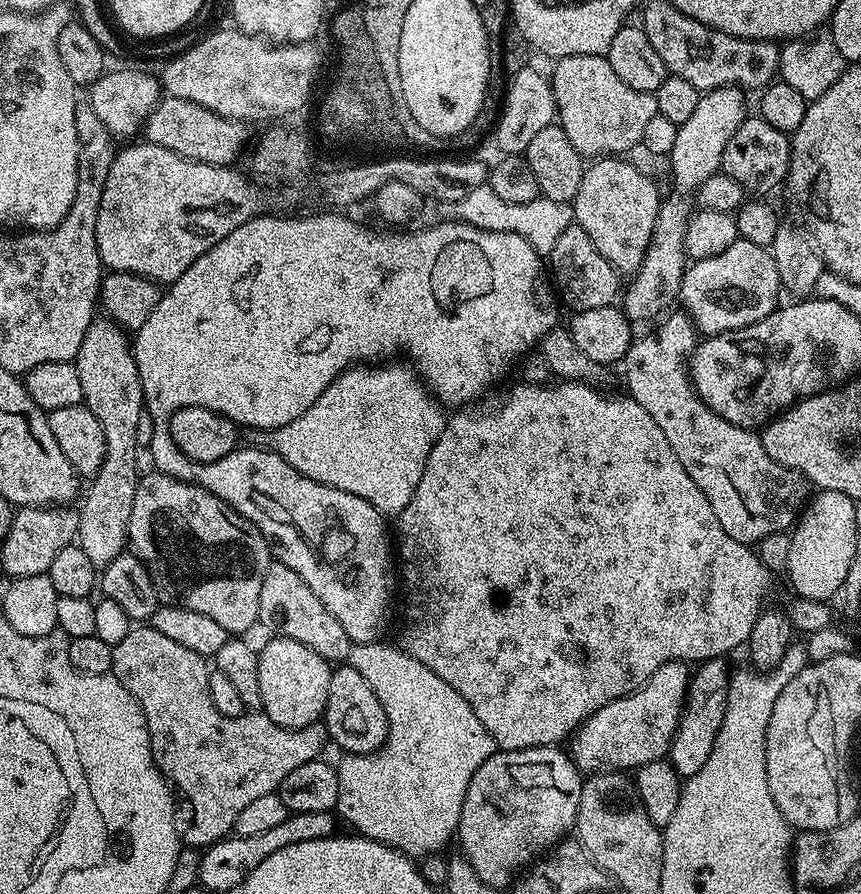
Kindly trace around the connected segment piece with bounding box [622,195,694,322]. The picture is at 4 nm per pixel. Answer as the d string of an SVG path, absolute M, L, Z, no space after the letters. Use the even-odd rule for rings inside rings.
M665 195L660 202L658 222L654 226L652 245L648 247L646 258L639 271L634 274L632 285L625 287L622 307L628 319L633 322L652 320L656 315L667 313L677 303L682 286L684 270L690 261L684 249L686 242L686 228L694 215L694 200L688 196ZM668 308L668 309L667 309ZM660 312L660 313L659 313Z

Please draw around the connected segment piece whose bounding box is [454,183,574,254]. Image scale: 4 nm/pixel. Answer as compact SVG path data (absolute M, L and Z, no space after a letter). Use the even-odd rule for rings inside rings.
M489 183L470 190L462 200L454 204L454 210L456 210L455 217L465 224L478 226L480 229L494 230L495 232L513 232L522 238L526 238L526 242L530 242L530 246L534 246L534 250L541 254L552 253L554 242L558 242L562 230L566 230L574 223L571 204L550 202L543 198L523 204L510 204L510 202L498 197Z

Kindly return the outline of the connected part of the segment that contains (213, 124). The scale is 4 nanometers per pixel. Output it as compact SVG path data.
M165 95L144 121L142 132L148 135L145 136L147 143L166 146L166 150L174 150L179 156L207 164L232 166L244 148L244 128L239 120L214 114L194 102L186 102L184 98Z

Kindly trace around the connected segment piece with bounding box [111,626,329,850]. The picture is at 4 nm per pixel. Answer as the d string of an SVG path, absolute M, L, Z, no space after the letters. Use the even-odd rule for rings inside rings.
M134 626L112 649L111 675L122 682L138 706L142 706L150 734L152 760L174 793L172 821L176 824L180 843L199 850L225 839L235 829L238 814L242 814L249 802L262 798L262 794L276 792L282 780L295 767L302 766L302 762L321 759L323 752L320 751L329 743L328 729L320 722L291 729L278 726L269 716L256 710L238 718L218 714L214 702L210 702L209 671L210 664L205 657L194 654L194 650L186 650L186 646L166 638L166 634L158 634L158 630L150 626Z

